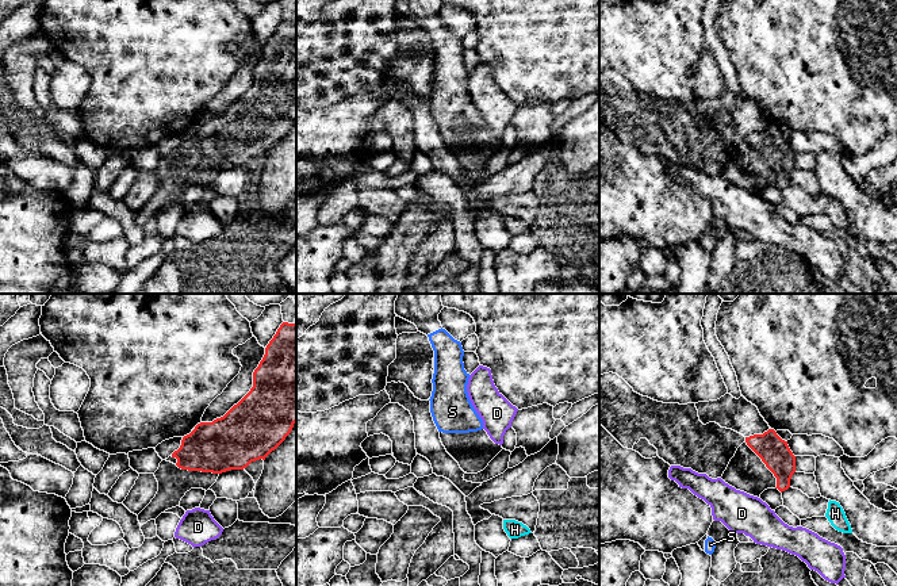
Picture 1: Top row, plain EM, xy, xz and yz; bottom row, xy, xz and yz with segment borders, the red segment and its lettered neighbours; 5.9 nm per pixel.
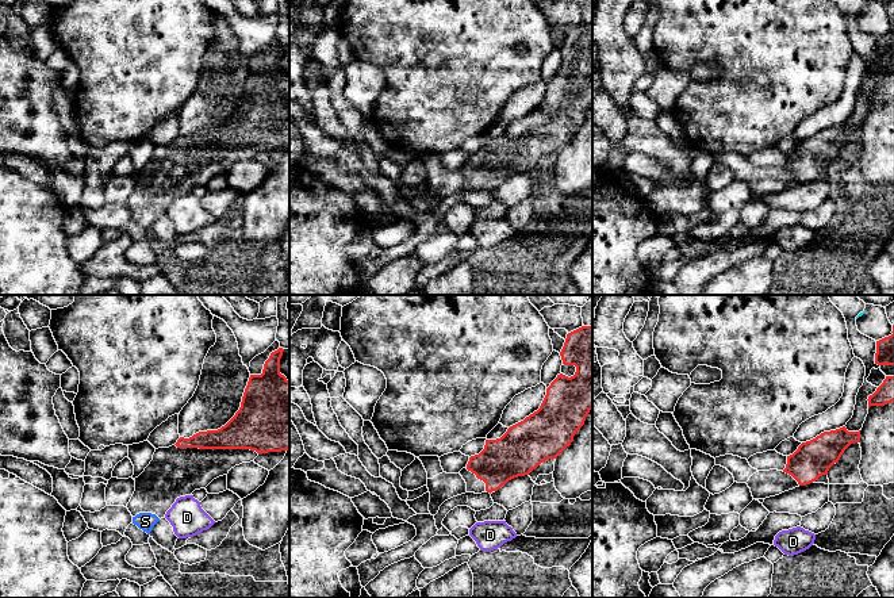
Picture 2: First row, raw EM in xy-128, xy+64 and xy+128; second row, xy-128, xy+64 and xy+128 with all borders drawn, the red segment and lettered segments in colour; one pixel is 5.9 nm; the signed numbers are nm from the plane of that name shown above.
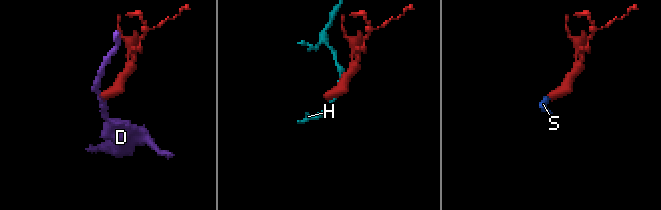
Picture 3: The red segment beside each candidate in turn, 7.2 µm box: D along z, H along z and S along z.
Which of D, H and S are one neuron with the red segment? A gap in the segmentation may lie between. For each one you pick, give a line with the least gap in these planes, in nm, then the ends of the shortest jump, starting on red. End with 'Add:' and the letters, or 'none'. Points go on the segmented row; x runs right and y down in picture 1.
S: 480 nm | yz (775, 487), (715, 542)
Add: S

